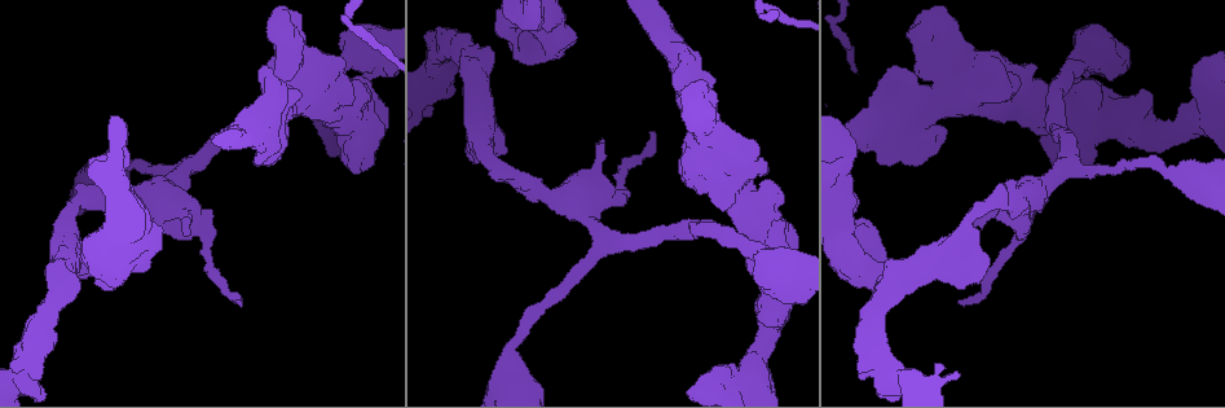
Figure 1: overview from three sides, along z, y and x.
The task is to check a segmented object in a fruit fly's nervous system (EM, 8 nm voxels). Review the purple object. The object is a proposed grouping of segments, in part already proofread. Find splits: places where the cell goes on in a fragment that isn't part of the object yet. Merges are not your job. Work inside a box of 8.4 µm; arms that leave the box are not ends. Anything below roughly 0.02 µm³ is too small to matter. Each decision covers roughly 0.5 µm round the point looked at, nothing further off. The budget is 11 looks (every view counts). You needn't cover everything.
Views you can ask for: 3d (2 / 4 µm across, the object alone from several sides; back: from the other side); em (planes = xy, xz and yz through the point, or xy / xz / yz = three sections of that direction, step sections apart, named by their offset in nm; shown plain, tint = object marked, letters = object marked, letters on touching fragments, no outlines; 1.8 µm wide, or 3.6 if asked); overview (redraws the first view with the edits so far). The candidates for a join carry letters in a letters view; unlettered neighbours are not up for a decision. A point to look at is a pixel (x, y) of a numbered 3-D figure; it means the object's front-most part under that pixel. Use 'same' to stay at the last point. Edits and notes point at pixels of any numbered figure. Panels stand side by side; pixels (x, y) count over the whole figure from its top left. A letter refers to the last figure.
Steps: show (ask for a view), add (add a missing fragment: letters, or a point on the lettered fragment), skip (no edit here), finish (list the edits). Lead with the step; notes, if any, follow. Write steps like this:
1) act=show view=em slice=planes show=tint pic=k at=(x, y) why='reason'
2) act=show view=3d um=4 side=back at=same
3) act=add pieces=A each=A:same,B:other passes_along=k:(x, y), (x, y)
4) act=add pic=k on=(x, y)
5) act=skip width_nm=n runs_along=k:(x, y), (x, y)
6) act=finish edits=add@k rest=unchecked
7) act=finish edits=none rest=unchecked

act=show view=em slice=xy step=16 show=tint pic=1 at=(871, 282) why='thick turns thin'

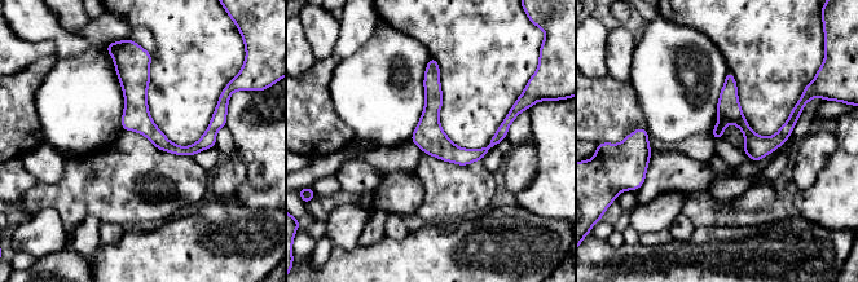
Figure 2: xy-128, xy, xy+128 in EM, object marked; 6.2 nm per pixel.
act=show view=em slice=xy step=16 show=letters at=same

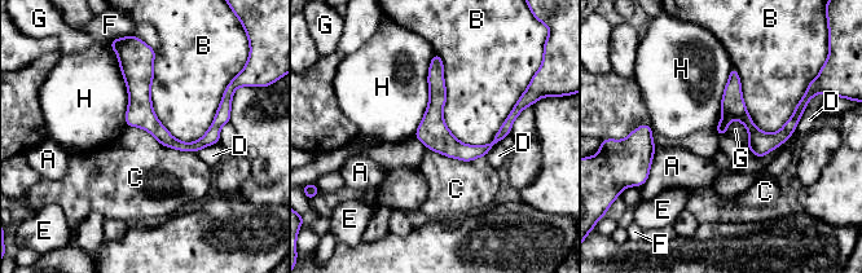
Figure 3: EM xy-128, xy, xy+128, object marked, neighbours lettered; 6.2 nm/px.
act=skip width_nm=70 each=A:other,B:other,C:other,D:other,E:other,F:other,G:other,H:other found='none of them fits'

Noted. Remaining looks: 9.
act=show view=3d um=4 pic=1 at=(276, 143) why='thick turns thin'

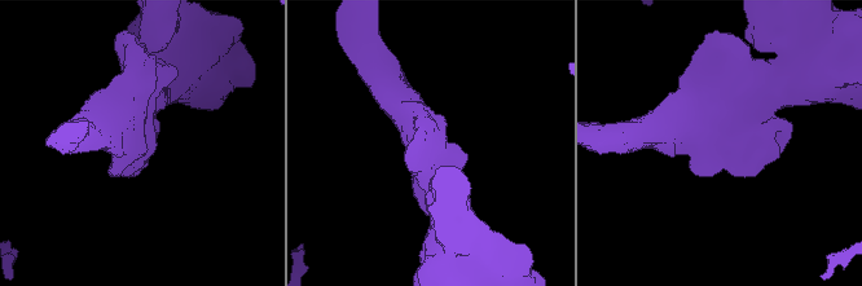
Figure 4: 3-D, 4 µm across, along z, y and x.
act=show view=em slice=planes show=tint pic=4 at=(739, 145)

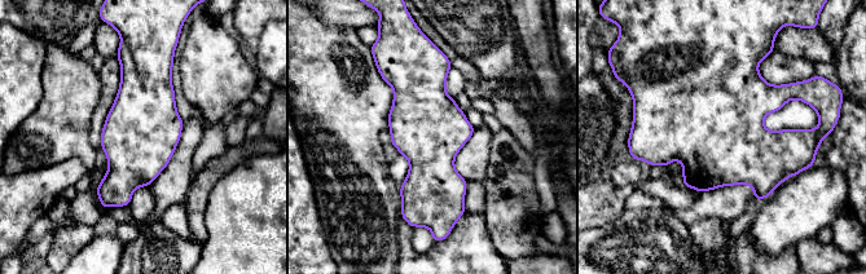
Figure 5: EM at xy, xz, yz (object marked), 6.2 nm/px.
act=show view=em slice=planes show=letters at=same

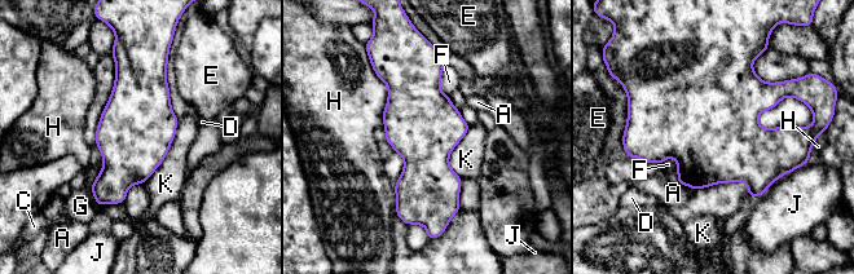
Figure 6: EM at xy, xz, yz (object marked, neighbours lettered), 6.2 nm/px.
act=skip each=A:other,C:other,D:other,E:other,F:other,G:other,H:other,J:other,K:other border=6:(179, 119), (164, 159), (144, 182) found='no lettered fragment goes on from it'

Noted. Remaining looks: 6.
act=show view=em um=3.6 slice=planes show=letters pic=1 at=(855, 150) why='thick end'

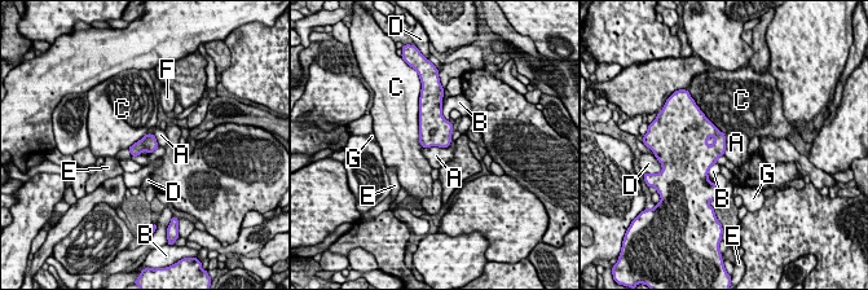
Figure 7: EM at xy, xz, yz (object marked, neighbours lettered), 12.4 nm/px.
act=skip each=A:other,B:other,C:other,D:other,E:other,F:other,G:other border=7:(452, 141), (446, 146), (423, 148) found='no lettered fragment goes on from it'

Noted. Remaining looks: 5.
act=show view=3d um=2 pic=1 at=(753, 251) why='arms part here'

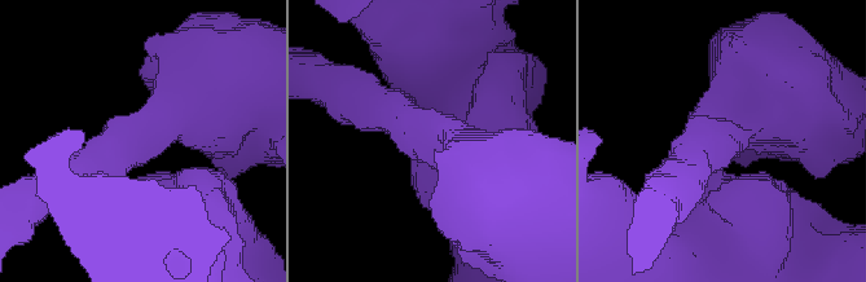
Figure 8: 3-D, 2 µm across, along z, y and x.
act=show view=em slice=planes show=letters pic=8 at=(432, 147) arms=3 arm_widths_nm=300,550,750

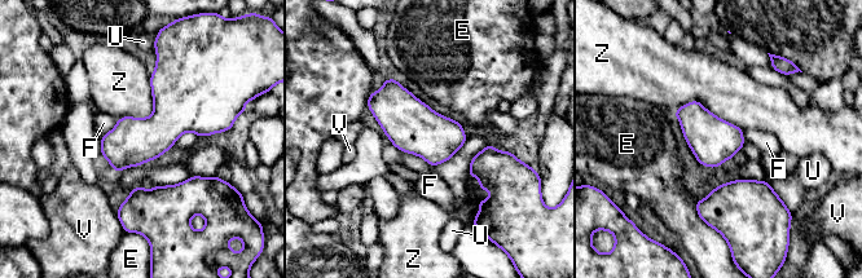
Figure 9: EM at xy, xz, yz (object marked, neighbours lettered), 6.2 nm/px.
act=skip width_nm=280 each=E:other,F:other,U:other,V:other,Z:other found='no lettered fragment goes on from it'

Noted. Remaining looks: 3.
act=finish edits=none rest=unchecked

